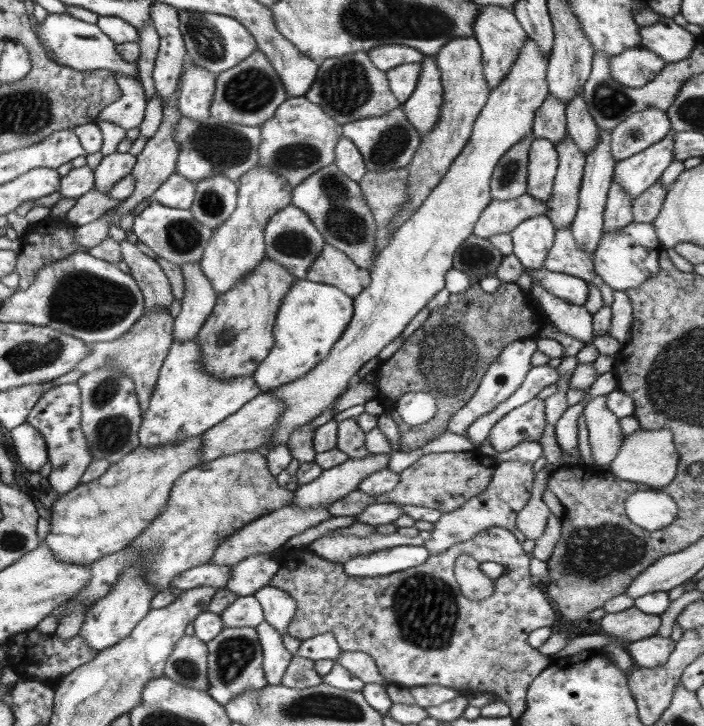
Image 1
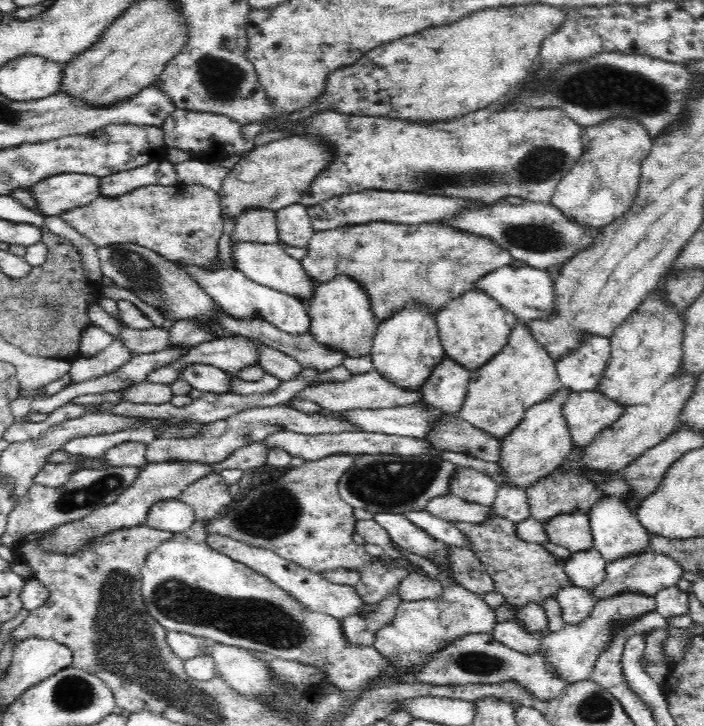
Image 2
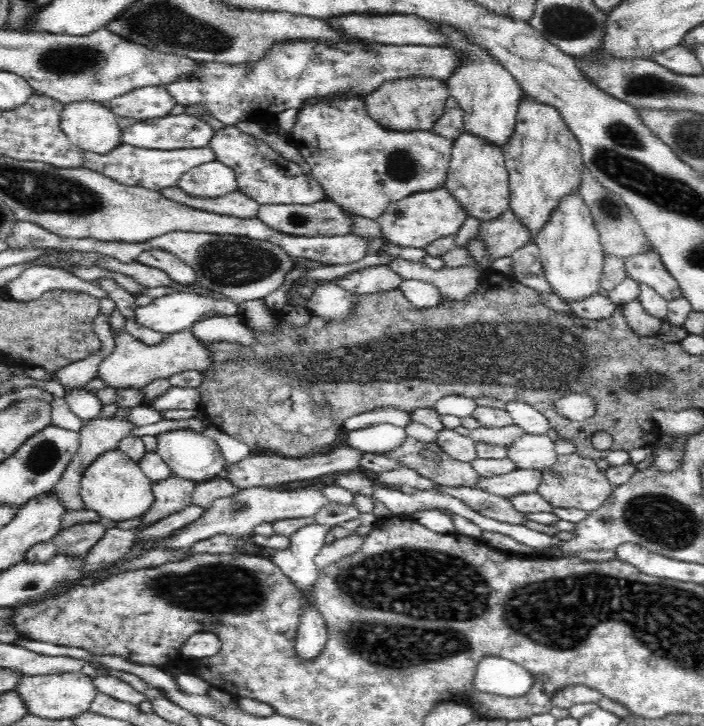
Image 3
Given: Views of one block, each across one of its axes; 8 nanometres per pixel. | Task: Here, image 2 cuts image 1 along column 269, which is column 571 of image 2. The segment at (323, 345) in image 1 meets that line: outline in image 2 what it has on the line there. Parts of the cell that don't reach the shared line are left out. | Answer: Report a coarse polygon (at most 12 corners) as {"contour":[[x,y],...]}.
{"contour":[[587,335],[555,363],[571,392],[597,390],[610,339]]}

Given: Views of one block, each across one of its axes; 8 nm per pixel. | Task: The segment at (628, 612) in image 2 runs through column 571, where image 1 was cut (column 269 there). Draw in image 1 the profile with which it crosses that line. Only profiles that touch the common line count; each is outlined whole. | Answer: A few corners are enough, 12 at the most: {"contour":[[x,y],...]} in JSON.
{"contour":[[270,623],[255,629],[262,647],[262,668],[270,685],[282,685],[295,658]]}

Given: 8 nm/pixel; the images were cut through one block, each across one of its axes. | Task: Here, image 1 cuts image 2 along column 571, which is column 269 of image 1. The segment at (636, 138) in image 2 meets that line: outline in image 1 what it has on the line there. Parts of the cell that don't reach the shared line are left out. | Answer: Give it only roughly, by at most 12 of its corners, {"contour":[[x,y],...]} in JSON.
{"contour":[[266,166],[241,176],[236,209],[198,263],[217,295],[267,258],[265,226],[292,186]]}

